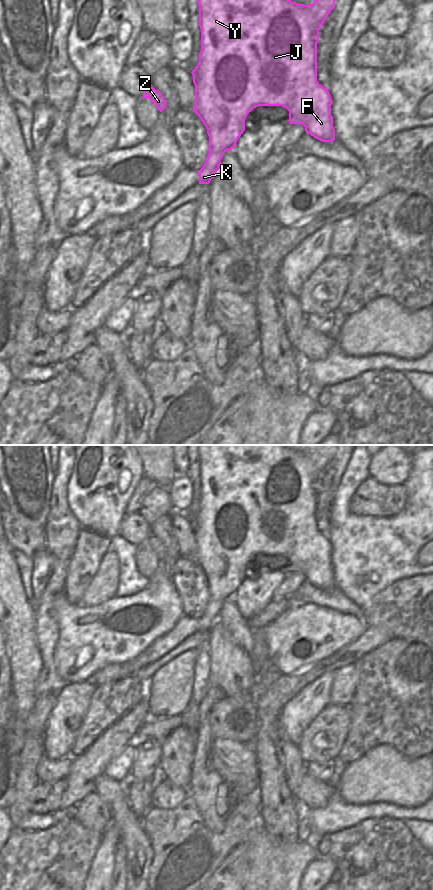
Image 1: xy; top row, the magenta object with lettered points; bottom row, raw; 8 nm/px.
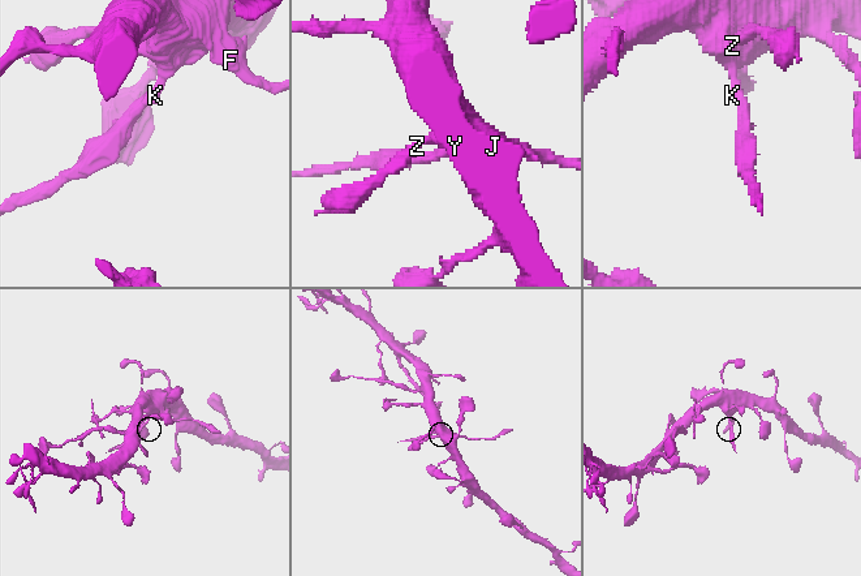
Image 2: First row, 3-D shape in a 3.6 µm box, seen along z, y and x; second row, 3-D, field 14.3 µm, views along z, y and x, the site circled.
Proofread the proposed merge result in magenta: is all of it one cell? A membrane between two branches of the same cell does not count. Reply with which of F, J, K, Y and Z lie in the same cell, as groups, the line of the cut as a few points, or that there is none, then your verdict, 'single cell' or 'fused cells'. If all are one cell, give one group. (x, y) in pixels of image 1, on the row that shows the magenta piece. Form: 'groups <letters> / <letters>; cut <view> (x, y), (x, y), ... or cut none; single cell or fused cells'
groups F J Y Z / K; cut xy (209, 145), (224, 152); fused cells

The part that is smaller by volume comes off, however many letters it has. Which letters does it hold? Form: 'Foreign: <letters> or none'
Foreign: K

